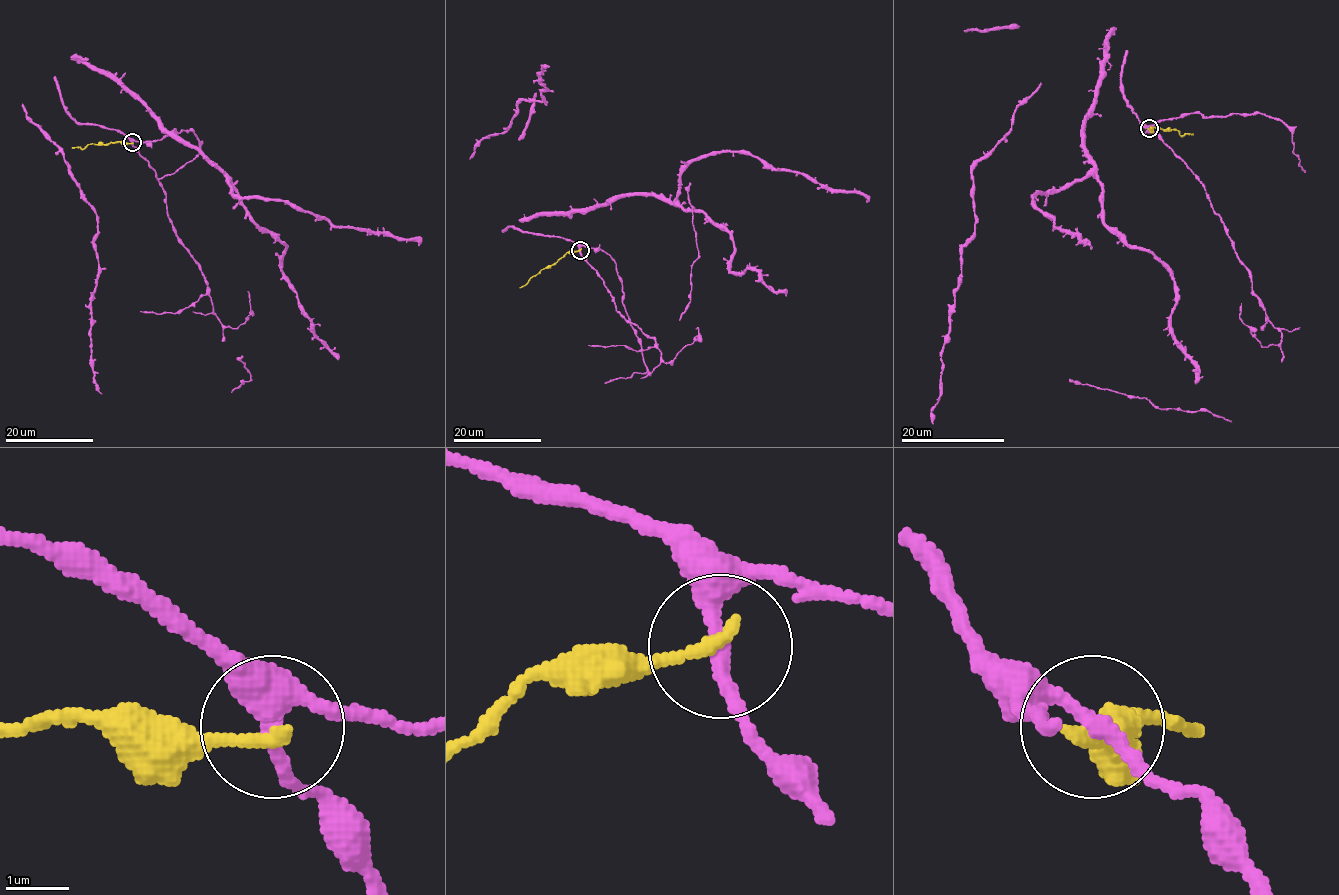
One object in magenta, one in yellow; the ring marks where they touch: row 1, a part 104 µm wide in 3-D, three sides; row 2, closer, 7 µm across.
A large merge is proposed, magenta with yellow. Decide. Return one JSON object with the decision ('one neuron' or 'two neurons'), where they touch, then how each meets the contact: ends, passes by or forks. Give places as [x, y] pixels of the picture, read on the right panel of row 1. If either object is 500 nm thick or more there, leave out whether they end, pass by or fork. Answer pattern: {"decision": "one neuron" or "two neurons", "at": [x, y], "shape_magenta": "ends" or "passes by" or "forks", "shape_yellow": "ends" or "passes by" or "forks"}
{"decision": "two neurons", "at": [1149, 128], "shape_magenta": "passes by", "shape_yellow": "ends"}

